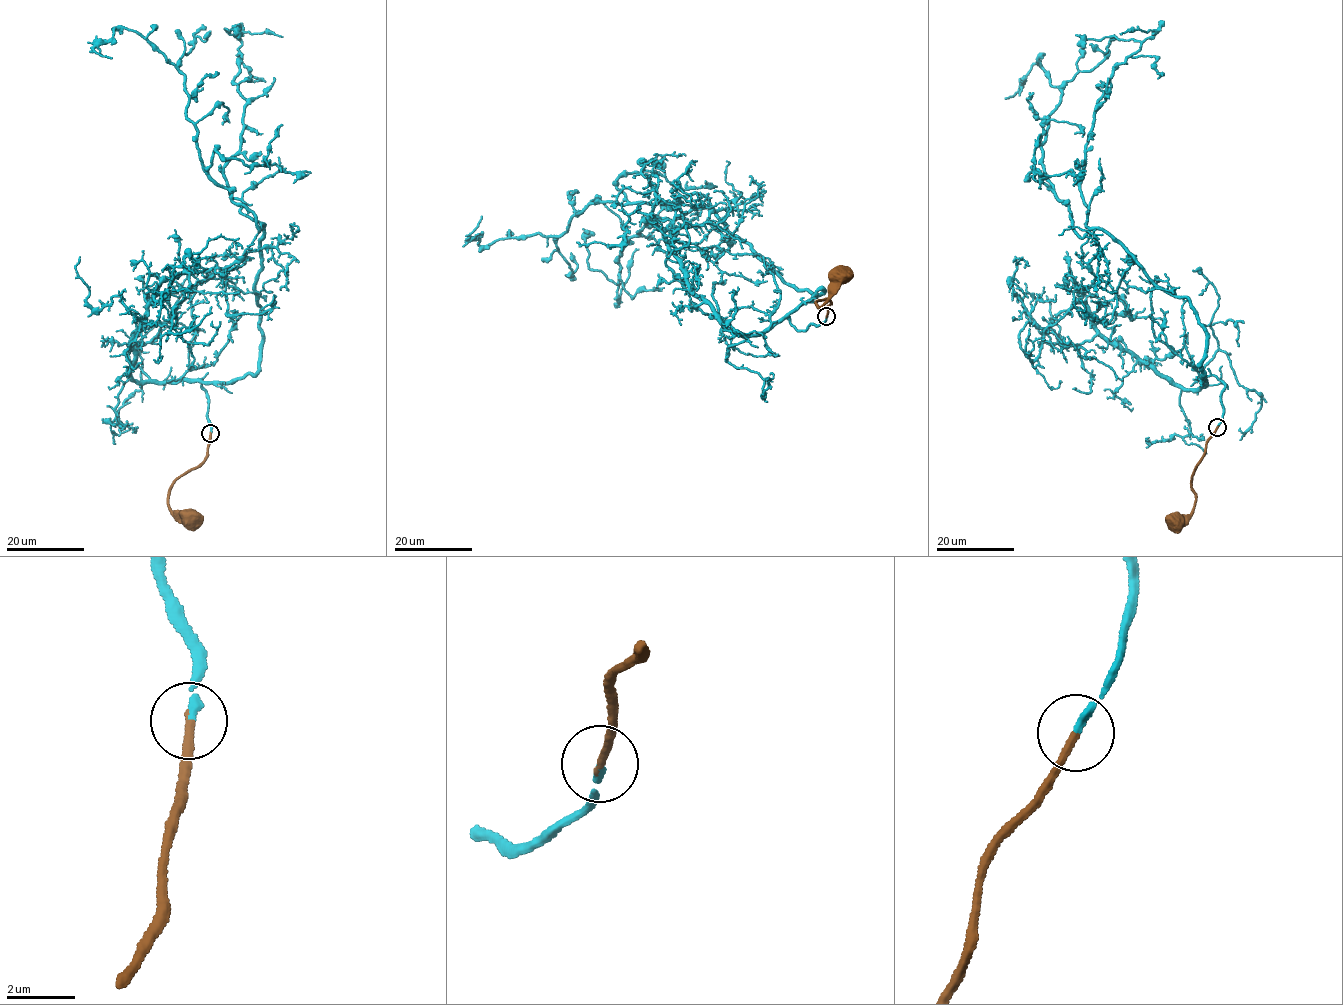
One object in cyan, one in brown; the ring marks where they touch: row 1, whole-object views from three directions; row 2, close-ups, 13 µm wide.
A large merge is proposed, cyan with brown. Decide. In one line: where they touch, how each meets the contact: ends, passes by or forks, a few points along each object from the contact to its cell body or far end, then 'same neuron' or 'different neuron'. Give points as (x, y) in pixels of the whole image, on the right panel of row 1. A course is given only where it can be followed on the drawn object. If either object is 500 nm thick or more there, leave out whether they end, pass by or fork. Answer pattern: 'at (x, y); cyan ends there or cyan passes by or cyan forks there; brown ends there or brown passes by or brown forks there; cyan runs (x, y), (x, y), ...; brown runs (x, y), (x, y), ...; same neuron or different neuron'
at (1217, 427); cyan ends there; brown ends there; cyan runs (1217, 427), (1191, 301), (1081, 238), (1047, 178), (1058, 88), (1039, 62), (1005, 98); brown runs (1217, 427), (1190, 478), (1195, 498), (1193, 511), (1183, 520), (1172, 519), (1172, 523); same neuron

